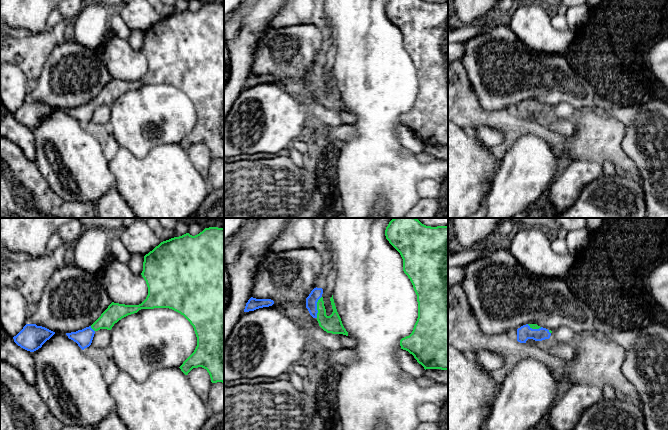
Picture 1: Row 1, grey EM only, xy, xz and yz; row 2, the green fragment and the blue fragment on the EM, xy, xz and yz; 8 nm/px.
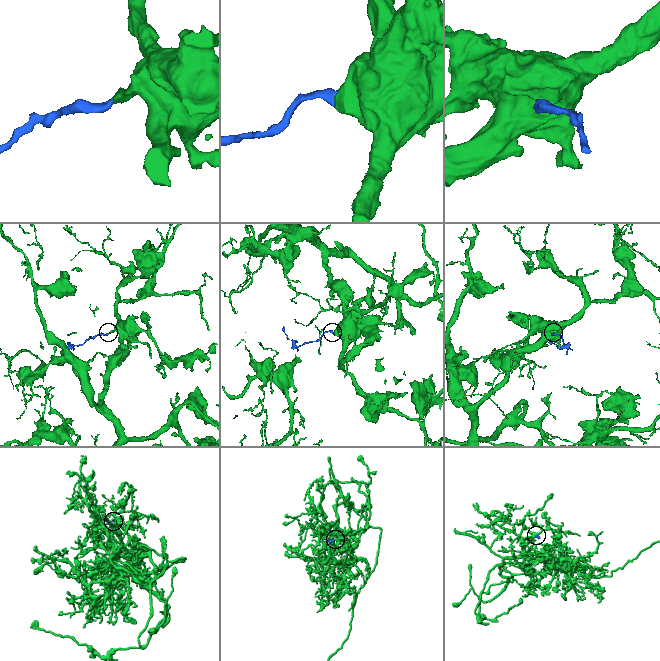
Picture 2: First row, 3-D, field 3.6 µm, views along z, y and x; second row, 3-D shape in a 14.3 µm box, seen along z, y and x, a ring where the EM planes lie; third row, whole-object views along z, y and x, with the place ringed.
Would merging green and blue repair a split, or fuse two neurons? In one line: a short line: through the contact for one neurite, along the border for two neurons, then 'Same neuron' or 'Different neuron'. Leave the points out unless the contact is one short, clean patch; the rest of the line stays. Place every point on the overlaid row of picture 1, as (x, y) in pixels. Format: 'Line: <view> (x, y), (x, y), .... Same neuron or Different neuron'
Line: xz (332, 324), (317, 307), (311, 301). Same neuron

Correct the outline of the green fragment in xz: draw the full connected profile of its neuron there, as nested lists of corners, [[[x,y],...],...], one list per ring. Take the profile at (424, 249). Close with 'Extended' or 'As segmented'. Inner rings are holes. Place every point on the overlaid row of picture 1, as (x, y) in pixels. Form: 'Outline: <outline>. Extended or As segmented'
Outline: [[[393,218],[385,230],[386,239],[400,253],[403,271],[417,295],[418,318],[409,336],[400,340],[401,349],[414,356],[424,369],[448,370],[448,225],[431,227],[417,218]]]. As segmented

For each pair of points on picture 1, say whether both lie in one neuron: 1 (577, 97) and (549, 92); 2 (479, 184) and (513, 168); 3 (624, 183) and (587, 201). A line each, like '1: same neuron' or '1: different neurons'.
1: same neuron
2: different neurons
3: same neuron

